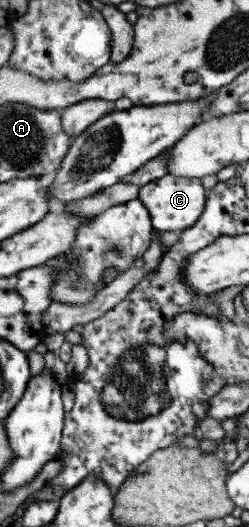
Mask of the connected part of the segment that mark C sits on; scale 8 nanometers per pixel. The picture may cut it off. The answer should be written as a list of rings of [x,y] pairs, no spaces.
[[[166,175],[151,180],[147,185],[142,185],[139,190],[139,198],[150,213],[151,224],[160,232],[185,231],[196,224],[196,220],[205,211],[207,191],[200,179]]]

